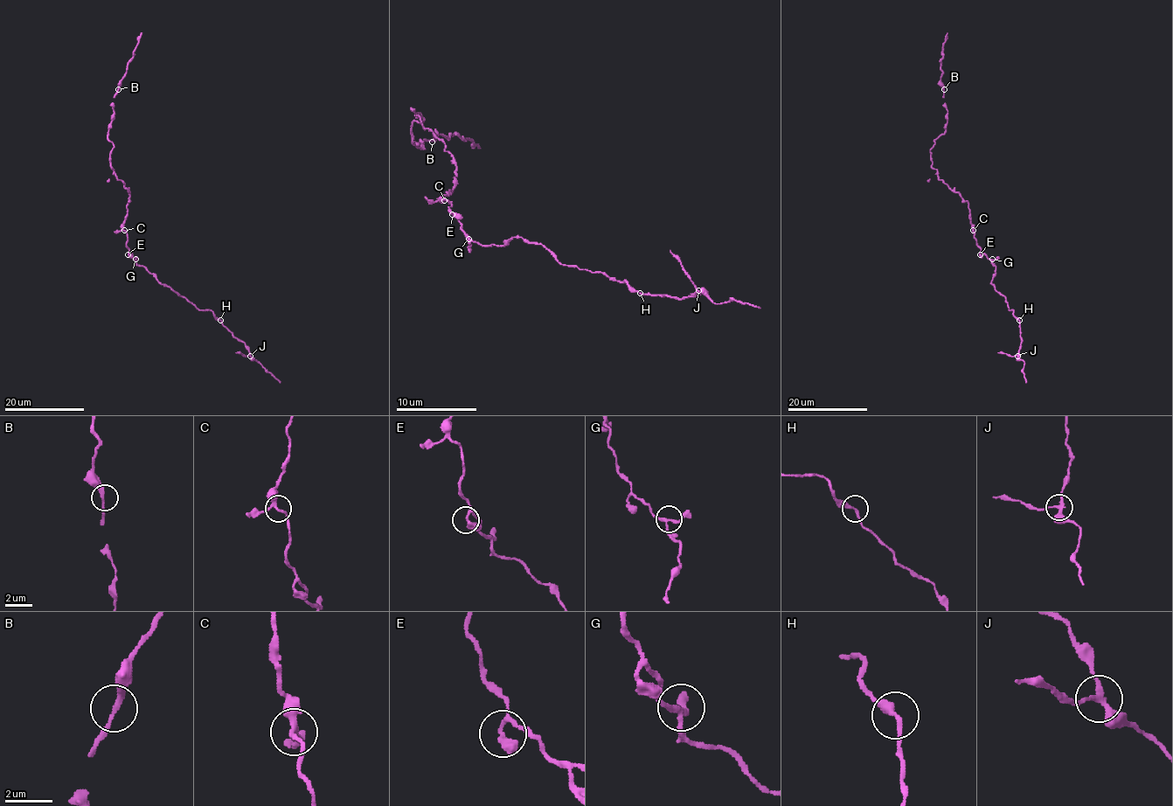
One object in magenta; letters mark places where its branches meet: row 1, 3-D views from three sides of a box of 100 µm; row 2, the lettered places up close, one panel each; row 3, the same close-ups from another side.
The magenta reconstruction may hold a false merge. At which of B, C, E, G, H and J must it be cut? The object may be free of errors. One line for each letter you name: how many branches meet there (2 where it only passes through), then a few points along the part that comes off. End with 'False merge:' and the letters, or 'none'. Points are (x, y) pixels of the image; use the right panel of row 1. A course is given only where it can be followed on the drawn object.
J: Branches: 3. Course of the part to remove: (1018, 355), (998, 352)
False merge: J

